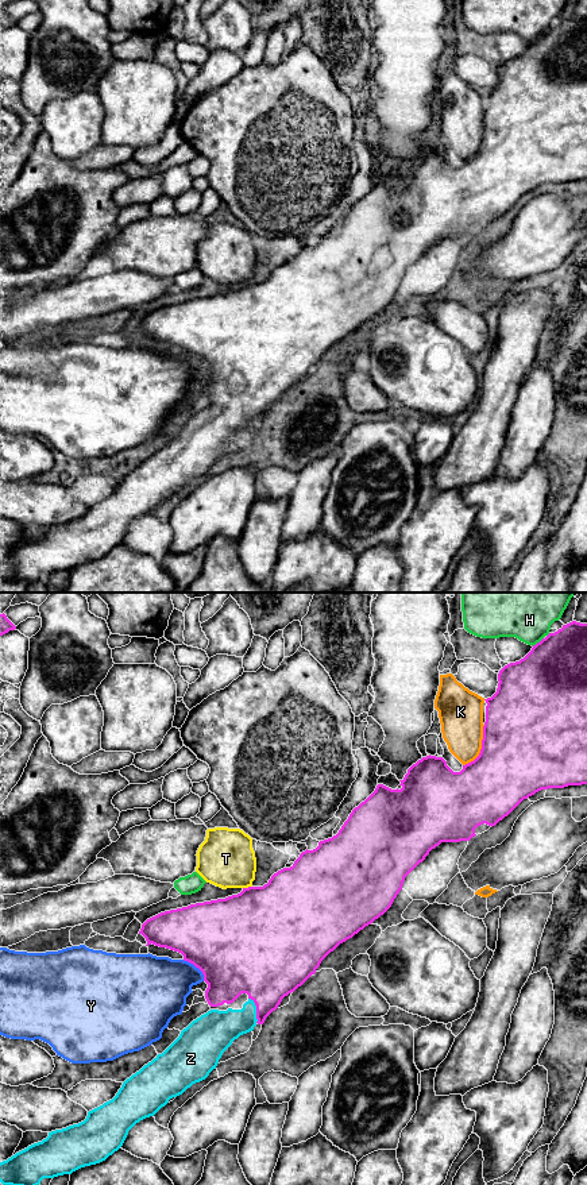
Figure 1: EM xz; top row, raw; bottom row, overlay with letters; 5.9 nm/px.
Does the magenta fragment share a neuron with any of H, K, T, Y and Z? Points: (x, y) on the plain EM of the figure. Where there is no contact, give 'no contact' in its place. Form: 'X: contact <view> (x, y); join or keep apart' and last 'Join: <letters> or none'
H: contact xz (537, 38); keep apart
K: contact xz (482, 143); keep apart
T: contact xz (248, 282); keep apart
Y: contact xz (196, 362); keep apart
Z: contact xz (257, 405); join
Join: Z

